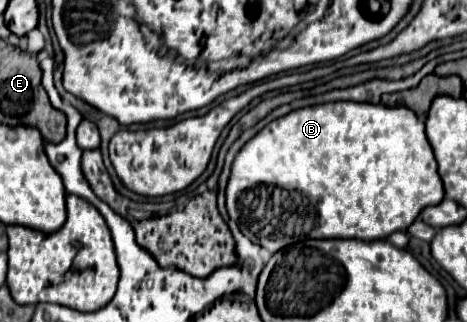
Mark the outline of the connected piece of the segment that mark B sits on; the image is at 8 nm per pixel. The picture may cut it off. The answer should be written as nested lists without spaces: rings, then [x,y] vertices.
[[[328,102],[328,104],[316,104],[292,110],[286,116],[280,116],[272,120],[268,126],[264,126],[254,138],[250,138],[240,152],[234,158],[232,172],[226,186],[226,210],[230,218],[240,226],[240,230],[256,244],[264,246],[272,254],[278,252],[284,246],[290,246],[298,240],[306,238],[360,238],[360,240],[384,240],[396,230],[406,230],[414,218],[418,218],[420,210],[430,204],[438,204],[444,198],[442,180],[438,176],[438,166],[430,148],[430,142],[424,134],[424,122],[410,112],[410,108],[390,108],[384,104],[366,104],[366,102]]]

